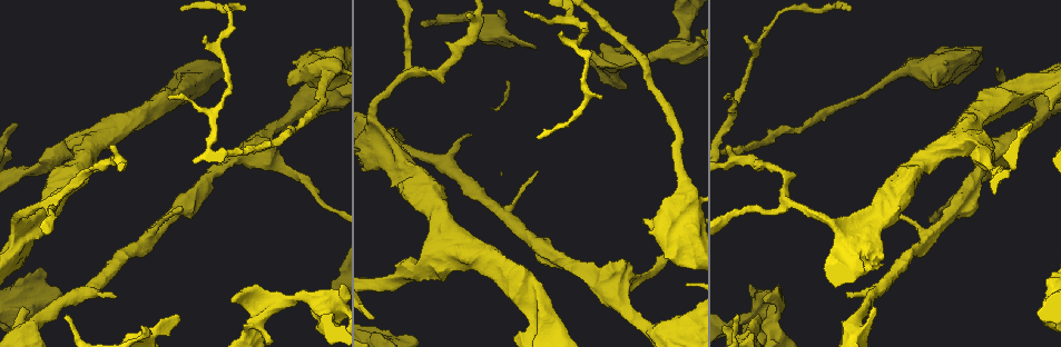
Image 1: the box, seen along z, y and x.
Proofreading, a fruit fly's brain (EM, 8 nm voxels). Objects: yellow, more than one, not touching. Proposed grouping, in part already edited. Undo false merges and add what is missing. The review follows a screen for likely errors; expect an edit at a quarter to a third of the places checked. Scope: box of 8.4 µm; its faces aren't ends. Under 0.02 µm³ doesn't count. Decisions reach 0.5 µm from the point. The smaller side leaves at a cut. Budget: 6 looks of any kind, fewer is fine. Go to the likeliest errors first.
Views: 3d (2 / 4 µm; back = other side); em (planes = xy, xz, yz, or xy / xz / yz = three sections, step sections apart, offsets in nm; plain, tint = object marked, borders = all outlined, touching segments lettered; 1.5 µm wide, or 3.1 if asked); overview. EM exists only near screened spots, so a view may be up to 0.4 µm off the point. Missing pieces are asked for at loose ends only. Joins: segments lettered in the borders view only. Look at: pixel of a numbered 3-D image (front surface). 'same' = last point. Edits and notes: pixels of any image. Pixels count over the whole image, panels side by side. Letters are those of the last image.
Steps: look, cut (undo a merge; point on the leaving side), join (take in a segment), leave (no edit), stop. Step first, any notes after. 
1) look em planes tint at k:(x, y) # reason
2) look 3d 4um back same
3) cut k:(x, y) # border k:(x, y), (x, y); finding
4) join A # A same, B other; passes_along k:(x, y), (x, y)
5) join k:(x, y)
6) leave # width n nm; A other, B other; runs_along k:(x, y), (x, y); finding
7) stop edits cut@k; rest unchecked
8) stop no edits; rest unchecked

look 3d 2um at 1:(846, 296) # an open end

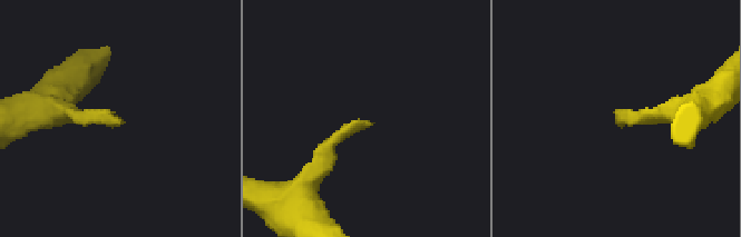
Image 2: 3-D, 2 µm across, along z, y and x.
look em planes tint at 2:(122, 123) # need the tissue

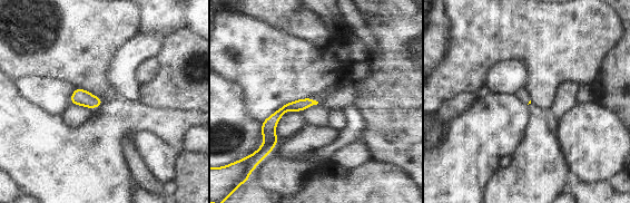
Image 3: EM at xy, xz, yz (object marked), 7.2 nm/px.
look em planes borders same # see the neighbours

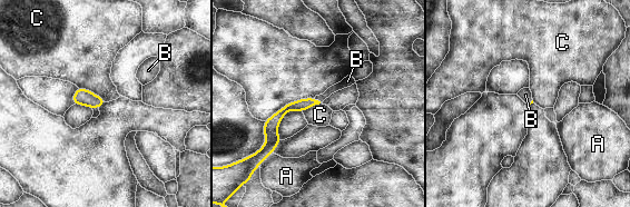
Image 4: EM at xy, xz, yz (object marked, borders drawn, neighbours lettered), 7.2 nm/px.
join B # A other, B same, C other; passes_along 4:(304, 104), (317, 100), (345, 82); it goes on there

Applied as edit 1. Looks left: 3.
look overview

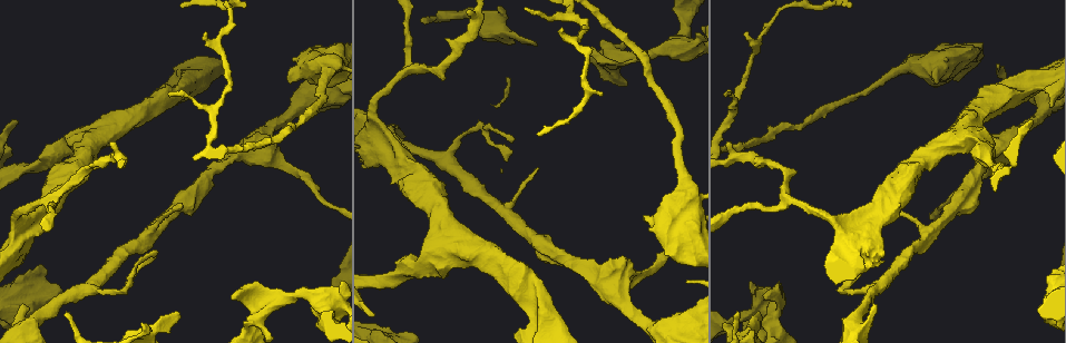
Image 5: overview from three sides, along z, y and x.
look em planes borders at 5:(760, 313) # branch stops here

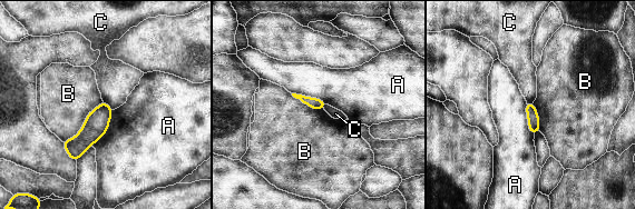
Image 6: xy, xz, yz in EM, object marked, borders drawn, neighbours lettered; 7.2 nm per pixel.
leave # A other, B other, C other; border 6:(103, 101), (62, 141); no lettered segment goes on from it

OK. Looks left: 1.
look em xz step 4 borders at 5:(748, 32) # branch stops here

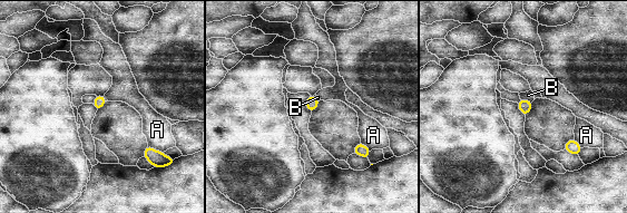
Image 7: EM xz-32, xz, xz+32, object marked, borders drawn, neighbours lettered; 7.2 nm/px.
leave # longest_contact A 110 nm; A other, B other; border 7:(148, 145), (160, 153); none of them fits

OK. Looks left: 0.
stop edits join@4; rest unchecked

